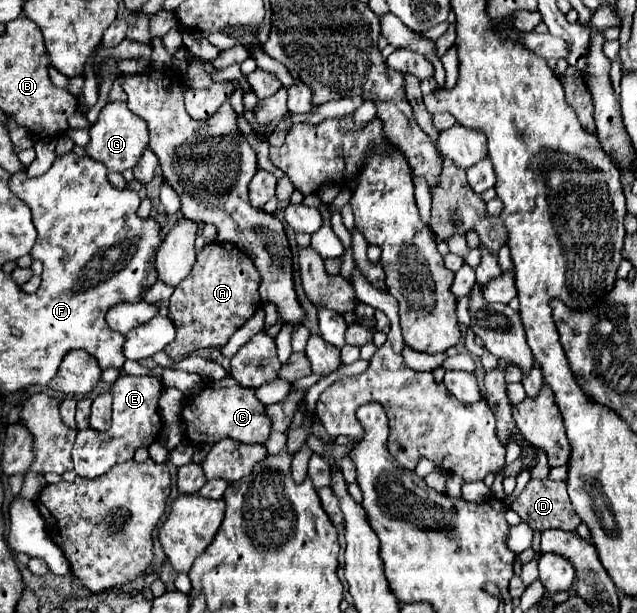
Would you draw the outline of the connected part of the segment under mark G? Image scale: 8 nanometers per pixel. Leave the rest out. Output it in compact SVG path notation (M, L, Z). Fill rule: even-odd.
M125 102L105 104L103 110L99 112L97 122L89 128L89 134L91 134L91 142L87 146L89 158L103 162L107 166L107 170L113 170L113 172L123 172L127 168L133 168L149 144L147 124L139 116L135 116L127 108Z

